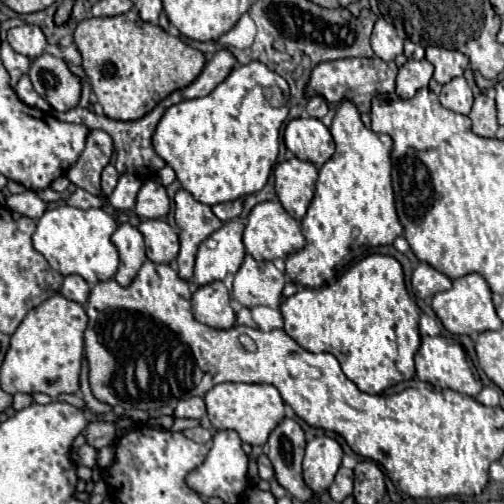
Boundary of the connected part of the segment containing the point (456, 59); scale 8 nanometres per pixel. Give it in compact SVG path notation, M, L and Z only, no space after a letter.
M428 46L426 60L434 66L434 80L438 84L446 84L456 76L462 76L464 70L468 68L468 58L458 50Z

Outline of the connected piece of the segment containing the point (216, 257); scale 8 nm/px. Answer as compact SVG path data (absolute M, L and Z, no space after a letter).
M230 220L200 244L194 268L194 282L198 286L224 280L228 272L238 272L244 260L242 232L244 224L240 220Z

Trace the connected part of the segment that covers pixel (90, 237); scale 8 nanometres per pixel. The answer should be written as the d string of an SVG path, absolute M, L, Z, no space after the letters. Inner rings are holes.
M60 206L44 212L44 216L36 224L32 242L54 270L64 276L80 274L90 286L94 286L96 282L110 280L118 270L118 250L110 240L114 230L114 218L100 208L80 210L74 206Z

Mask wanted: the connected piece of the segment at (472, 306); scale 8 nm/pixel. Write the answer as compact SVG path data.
M468 274L462 278L456 278L452 282L452 288L446 292L438 292L432 300L432 310L440 318L442 326L452 334L472 334L472 332L486 332L486 330L500 330L502 320L496 316L494 304L492 304L492 292L486 284L486 280L480 274Z

